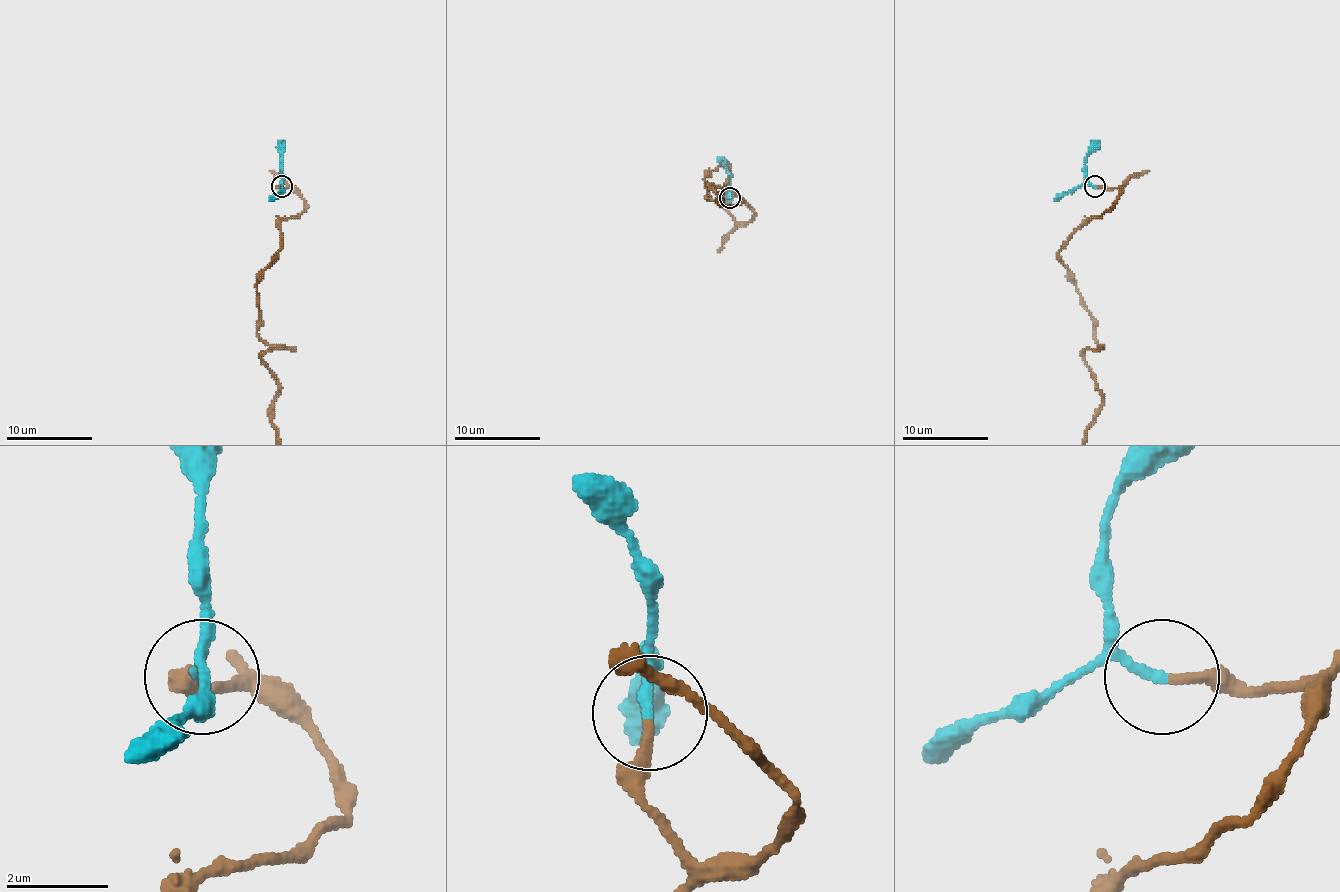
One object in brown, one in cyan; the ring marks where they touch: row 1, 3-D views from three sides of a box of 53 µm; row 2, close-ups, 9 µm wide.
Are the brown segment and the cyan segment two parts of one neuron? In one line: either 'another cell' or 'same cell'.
same cell

